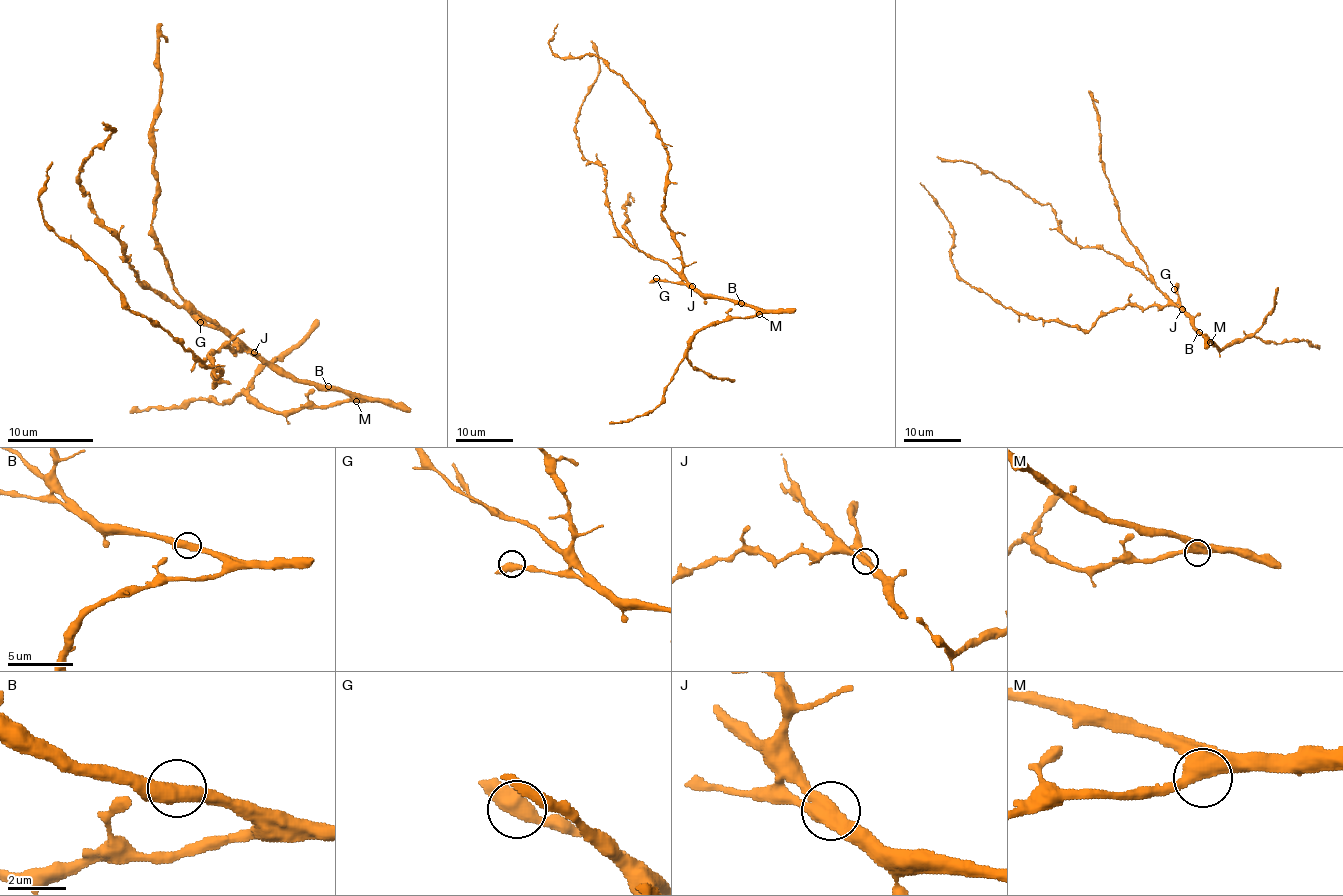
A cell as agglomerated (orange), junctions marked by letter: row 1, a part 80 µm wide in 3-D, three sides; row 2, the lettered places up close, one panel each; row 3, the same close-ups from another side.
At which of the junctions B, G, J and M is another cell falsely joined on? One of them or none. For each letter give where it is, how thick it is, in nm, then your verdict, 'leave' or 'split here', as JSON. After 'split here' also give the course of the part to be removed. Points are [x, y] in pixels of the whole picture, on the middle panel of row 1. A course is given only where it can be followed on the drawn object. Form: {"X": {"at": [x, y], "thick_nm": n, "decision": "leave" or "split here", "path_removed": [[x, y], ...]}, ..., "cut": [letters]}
{"B": {"at": [741, 303], "thick_nm": 500, "decision": "leave"}, "G": {"at": [656, 278], "thick_nm": 500, "decision": "leave"}, "J": {"at": [692, 286], "thick_nm": 500, "decision": "leave"}, "M": {"at": [759, 314], "thick_nm": 550, "decision": "leave"}, "cut": []}

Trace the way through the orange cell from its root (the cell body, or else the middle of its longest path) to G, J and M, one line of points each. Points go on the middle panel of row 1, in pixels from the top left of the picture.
G: (679, 245), (682, 278), (676, 283), (656, 278)
J: (679, 245), (682, 273), (692, 286)
M: (679, 245), (682, 273), (689, 283), (712, 297), (749, 304), (759, 314)

